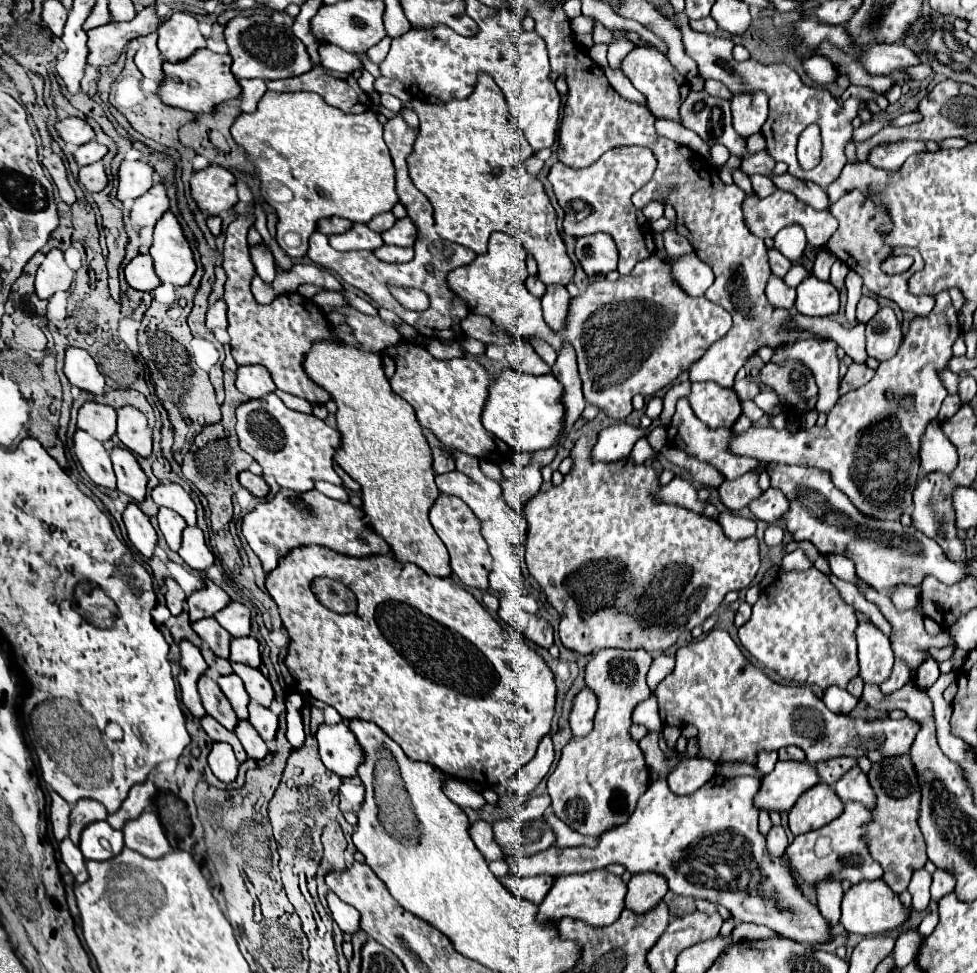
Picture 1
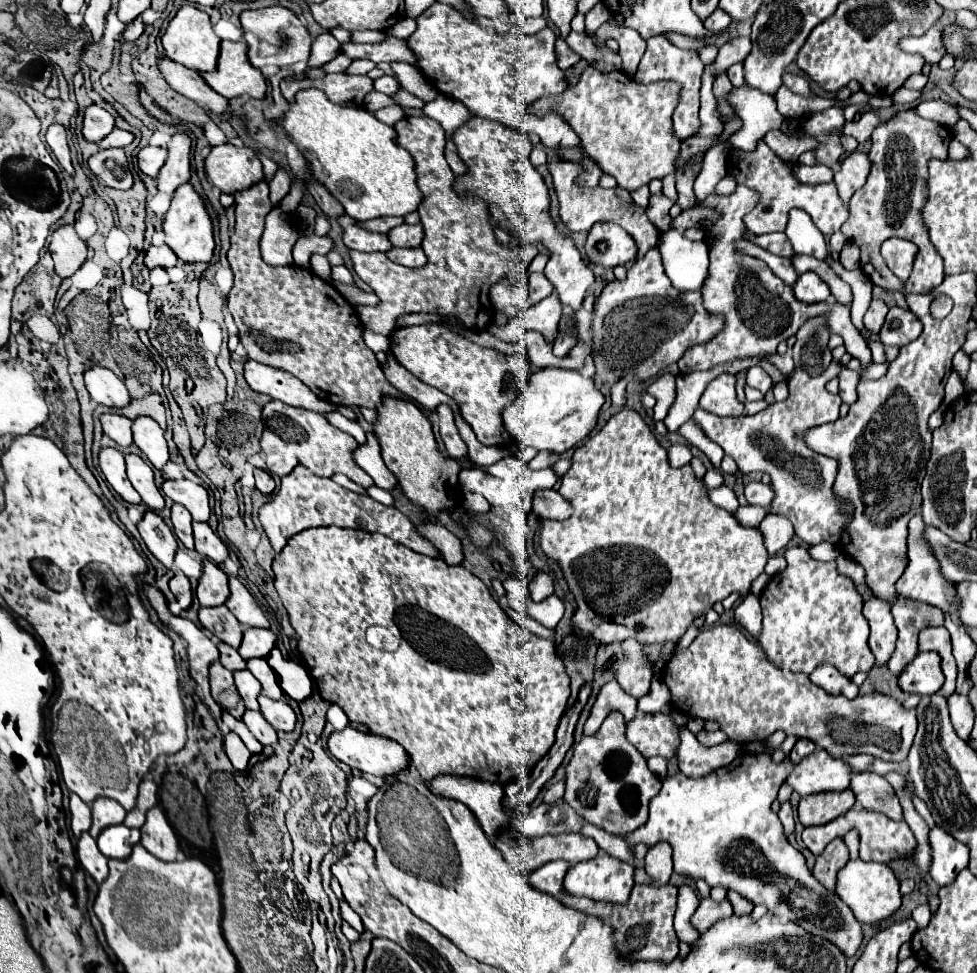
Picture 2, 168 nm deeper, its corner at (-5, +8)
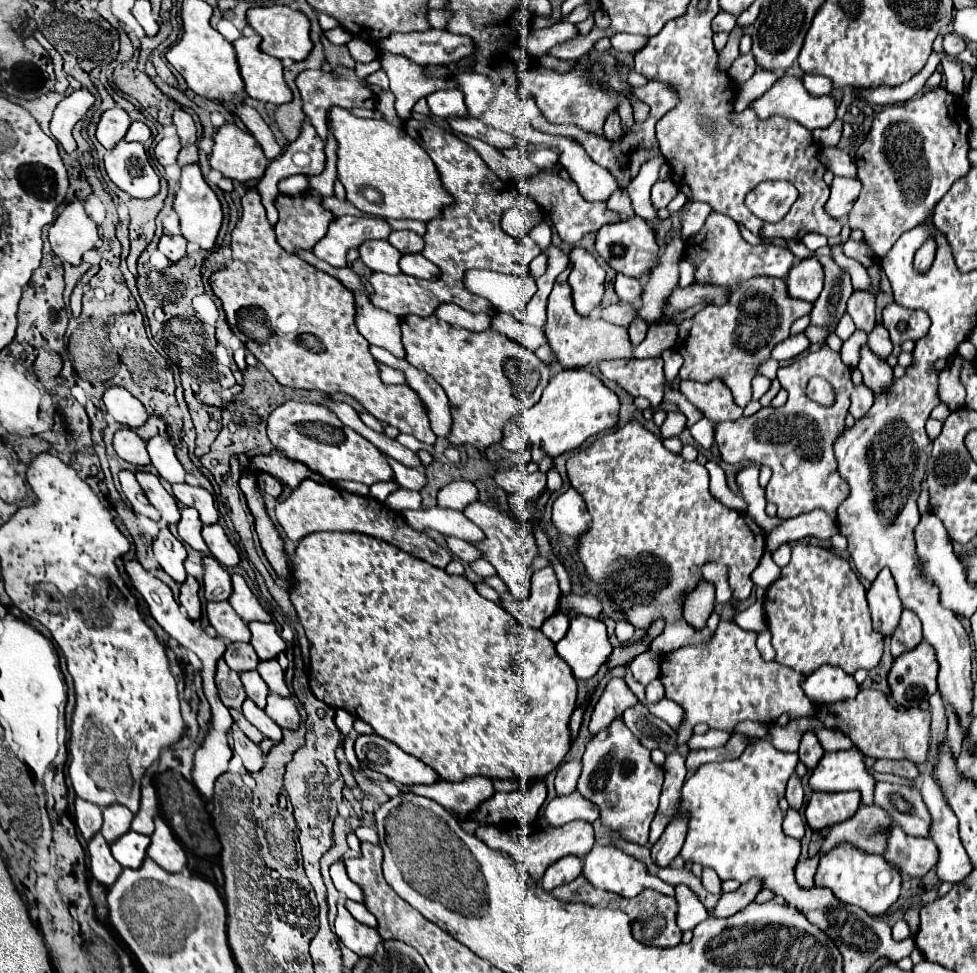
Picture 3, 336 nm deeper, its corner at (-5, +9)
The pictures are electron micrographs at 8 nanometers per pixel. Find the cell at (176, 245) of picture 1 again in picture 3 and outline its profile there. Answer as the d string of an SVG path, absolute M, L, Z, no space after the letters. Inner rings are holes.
M199 164L187 166L181 170L181 180L179 180L179 190L175 194L175 200L173 200L173 210L179 216L179 228L181 228L183 238L187 242L197 244L203 250L211 250L215 244L217 232L221 228L223 212L221 212L221 202L217 200L215 192L209 188L209 184L201 176Z

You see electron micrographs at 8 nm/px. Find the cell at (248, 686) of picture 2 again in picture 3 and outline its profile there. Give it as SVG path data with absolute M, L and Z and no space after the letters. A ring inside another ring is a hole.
M249 670L249 672L241 672L241 682L247 692L247 698L253 700L259 708L265 708L265 698L267 698L269 690L267 690L267 684L263 682L263 678L255 670Z

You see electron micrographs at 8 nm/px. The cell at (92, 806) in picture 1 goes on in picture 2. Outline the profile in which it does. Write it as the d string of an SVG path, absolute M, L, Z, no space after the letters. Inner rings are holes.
M99 797L91 803L91 811L93 811L93 825L89 829L91 837L99 837L99 833L105 829L105 827L111 827L111 825L119 825L123 823L127 811L115 801L115 799L107 799L107 797Z

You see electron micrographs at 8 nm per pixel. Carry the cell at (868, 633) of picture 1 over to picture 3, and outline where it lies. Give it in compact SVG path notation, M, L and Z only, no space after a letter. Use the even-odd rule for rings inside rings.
M881 570L877 580L871 584L867 592L867 602L871 610L871 620L875 632L883 634L885 638L891 636L895 626L899 624L901 616L901 602L895 592L895 582L889 570Z

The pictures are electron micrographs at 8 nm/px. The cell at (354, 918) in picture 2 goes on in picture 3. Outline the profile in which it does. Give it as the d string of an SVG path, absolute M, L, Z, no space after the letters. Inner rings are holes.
M347 900L347 902L345 902L345 908L351 912L351 916L353 916L357 922L361 922L361 924L367 924L367 926L371 926L371 928L375 928L375 926L377 926L377 920L375 920L375 916L373 916L371 912L367 912L367 908L365 908L361 902Z

